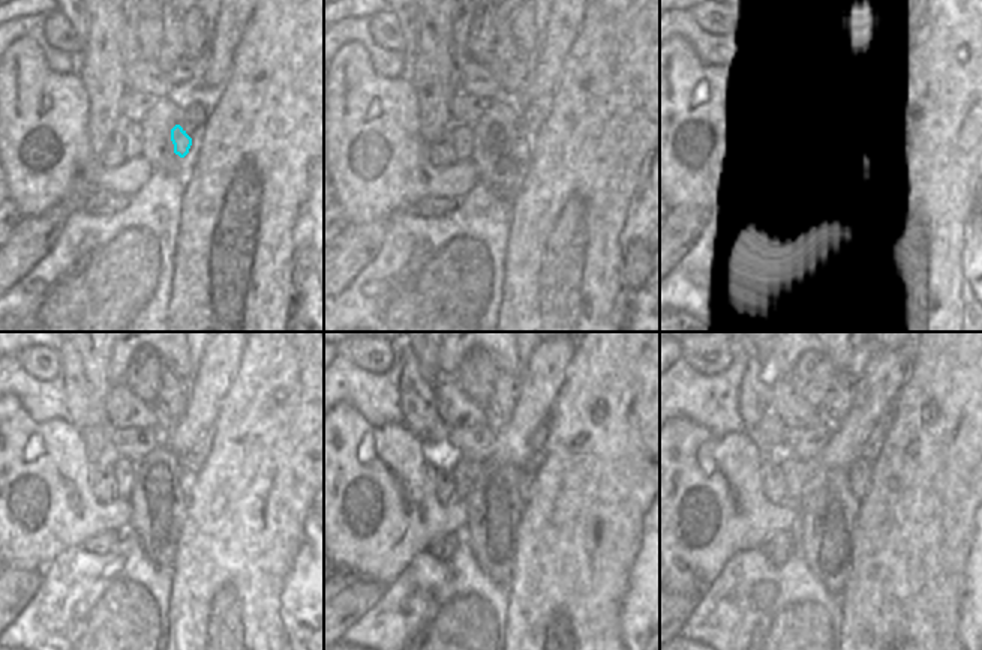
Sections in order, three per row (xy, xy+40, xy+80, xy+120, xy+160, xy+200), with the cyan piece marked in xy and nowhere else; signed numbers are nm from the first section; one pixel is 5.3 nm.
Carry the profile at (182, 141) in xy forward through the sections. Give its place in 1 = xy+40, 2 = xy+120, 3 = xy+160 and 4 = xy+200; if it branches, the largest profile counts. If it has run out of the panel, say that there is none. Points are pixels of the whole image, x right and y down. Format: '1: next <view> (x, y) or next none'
1: next xy+40 (522, 141)
2: next xy+120 (188, 479)
3: next xy+160 (526, 475)
4: next xy+200 (861, 473)

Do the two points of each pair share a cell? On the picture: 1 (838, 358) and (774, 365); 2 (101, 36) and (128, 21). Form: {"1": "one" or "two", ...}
{"1": "one", "2": "two"}

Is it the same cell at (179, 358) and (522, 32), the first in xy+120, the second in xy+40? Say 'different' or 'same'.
same

